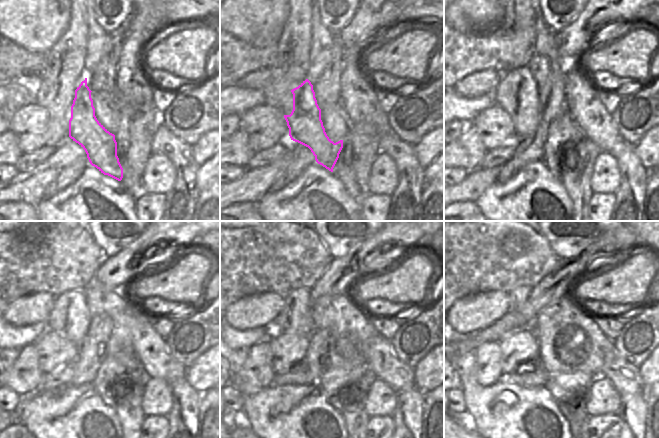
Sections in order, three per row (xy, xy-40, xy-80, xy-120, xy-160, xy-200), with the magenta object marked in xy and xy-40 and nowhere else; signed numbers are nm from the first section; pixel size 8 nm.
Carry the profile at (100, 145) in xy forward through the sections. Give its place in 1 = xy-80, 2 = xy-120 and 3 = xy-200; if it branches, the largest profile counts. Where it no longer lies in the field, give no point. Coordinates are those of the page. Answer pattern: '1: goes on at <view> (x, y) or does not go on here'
1: goes on at xy-80 (525, 120)
2: goes on at xy-120 (78, 316)
3: goes on at xy-200 (521, 293)

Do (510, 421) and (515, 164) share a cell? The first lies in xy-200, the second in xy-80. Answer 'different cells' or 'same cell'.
different cells

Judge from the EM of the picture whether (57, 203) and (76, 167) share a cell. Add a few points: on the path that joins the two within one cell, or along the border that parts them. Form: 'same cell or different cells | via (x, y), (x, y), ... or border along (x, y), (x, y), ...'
different cells | border along (82, 171), (73, 182), (51, 196), (44, 198)

